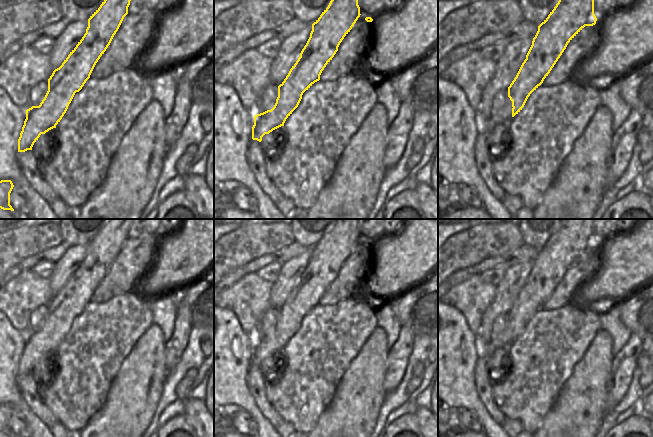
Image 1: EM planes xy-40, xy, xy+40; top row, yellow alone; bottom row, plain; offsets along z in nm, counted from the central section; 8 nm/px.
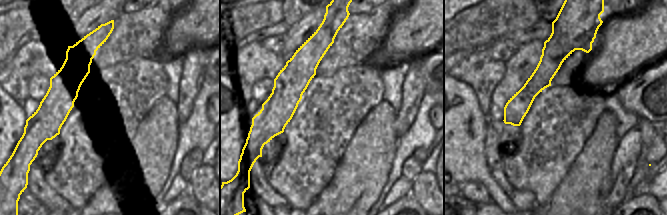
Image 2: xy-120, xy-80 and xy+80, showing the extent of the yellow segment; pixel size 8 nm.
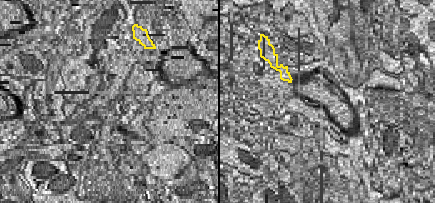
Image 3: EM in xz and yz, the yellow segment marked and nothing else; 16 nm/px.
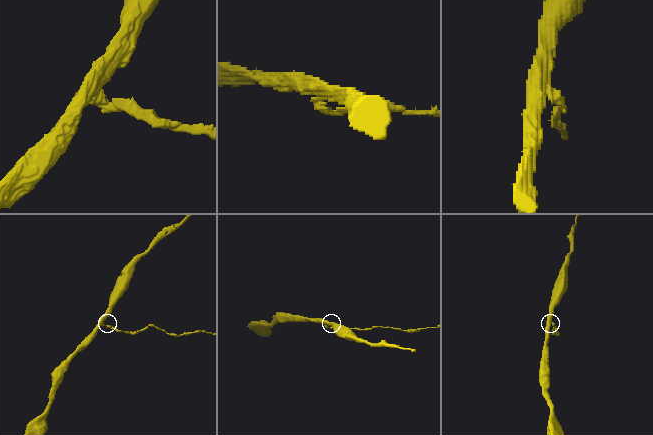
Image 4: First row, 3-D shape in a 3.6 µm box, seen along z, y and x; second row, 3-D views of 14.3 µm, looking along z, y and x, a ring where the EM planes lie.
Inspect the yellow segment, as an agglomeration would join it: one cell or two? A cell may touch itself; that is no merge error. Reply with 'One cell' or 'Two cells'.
Two cells.

